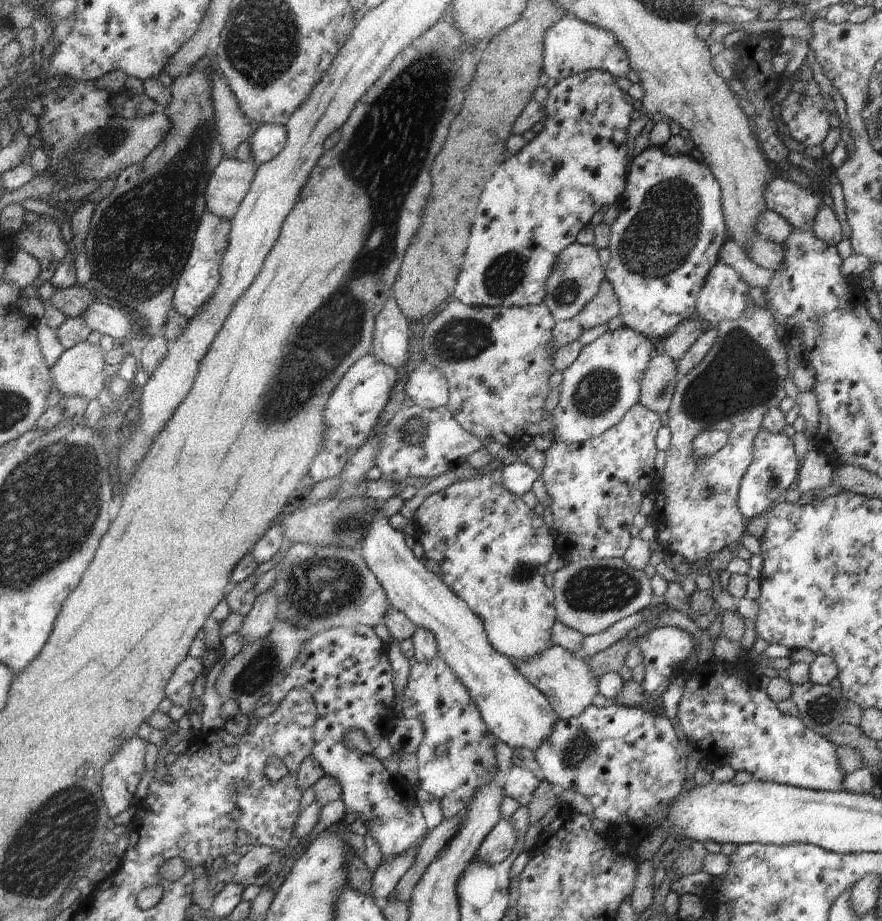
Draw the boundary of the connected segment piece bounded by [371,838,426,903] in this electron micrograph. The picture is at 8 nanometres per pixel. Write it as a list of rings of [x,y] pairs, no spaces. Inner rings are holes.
[[[423,838],[423,842],[421,842],[417,848],[411,848],[411,850],[409,850],[409,852],[405,852],[405,854],[399,854],[399,856],[393,856],[393,858],[387,858],[387,860],[381,860],[373,873],[373,880],[371,883],[371,888],[373,888],[373,890],[371,890],[373,898],[383,903],[384,900],[393,892],[400,878],[414,865],[418,850],[424,843],[425,839],[426,838]]]

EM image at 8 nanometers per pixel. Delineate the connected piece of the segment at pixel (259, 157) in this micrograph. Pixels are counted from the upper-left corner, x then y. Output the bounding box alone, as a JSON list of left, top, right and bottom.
[250,125,288,165]

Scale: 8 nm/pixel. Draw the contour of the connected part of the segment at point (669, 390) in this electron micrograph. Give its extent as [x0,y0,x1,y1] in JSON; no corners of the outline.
[640,350,678,415]

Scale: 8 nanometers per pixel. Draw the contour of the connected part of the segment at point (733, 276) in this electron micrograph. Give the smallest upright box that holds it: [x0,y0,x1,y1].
[695,263,754,327]

